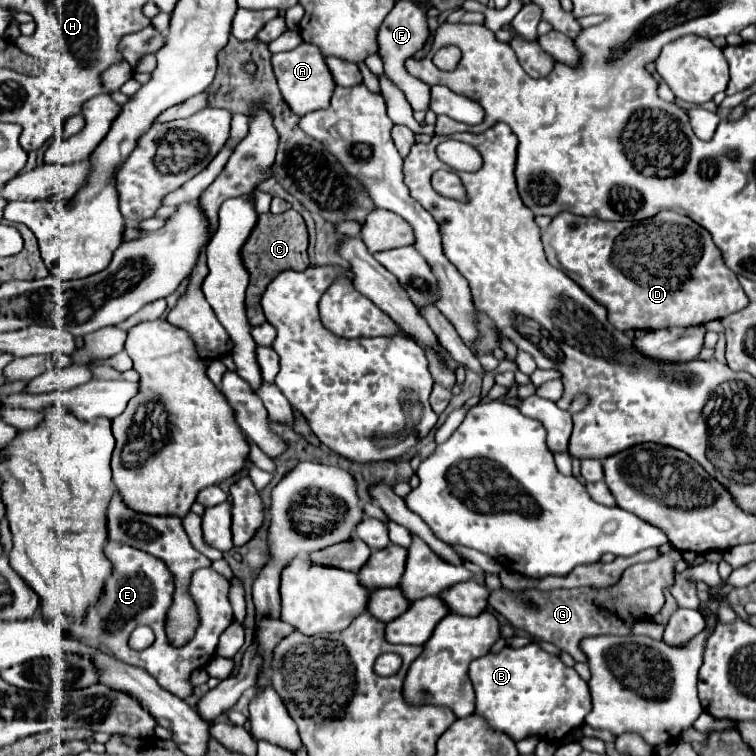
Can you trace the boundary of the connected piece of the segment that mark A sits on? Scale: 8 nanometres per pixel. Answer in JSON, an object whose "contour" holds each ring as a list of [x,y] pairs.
{"contour":[[[302,42],[294,50],[278,52],[272,56],[272,68],[274,68],[274,76],[278,80],[278,88],[284,96],[284,100],[290,104],[290,108],[298,116],[304,116],[312,110],[328,108],[332,92],[336,88],[336,82],[324,62],[324,54],[320,52],[320,48],[316,48],[314,44]]]}

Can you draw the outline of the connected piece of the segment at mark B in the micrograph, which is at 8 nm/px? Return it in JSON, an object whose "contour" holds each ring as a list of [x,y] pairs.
{"contour":[[[530,642],[522,648],[506,646],[498,654],[486,654],[480,660],[474,660],[470,664],[470,680],[476,690],[476,714],[482,714],[488,726],[512,736],[516,742],[534,734],[560,742],[564,736],[578,730],[584,724],[586,714],[592,710],[588,684],[578,676],[574,668],[564,666],[560,658],[548,654],[536,642]]]}

